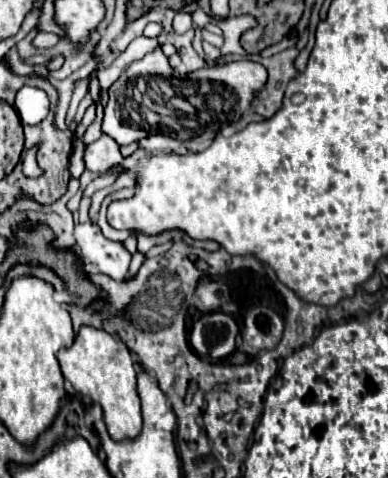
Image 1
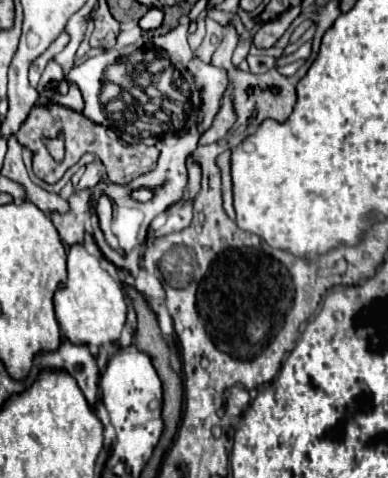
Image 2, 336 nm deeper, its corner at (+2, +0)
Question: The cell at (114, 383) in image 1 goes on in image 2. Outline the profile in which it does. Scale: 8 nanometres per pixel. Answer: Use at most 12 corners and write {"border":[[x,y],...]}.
{"border":[[83,245],[67,255],[55,315],[71,343],[117,343],[127,297]]}

